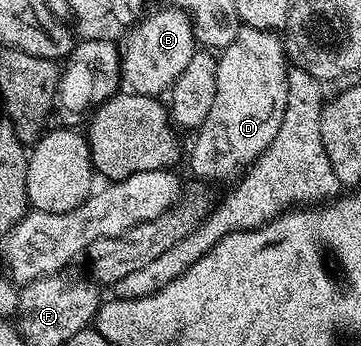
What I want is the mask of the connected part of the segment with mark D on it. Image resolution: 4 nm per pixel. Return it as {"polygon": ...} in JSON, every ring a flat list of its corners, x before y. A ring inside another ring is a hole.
{"polygon":[[241,27,234,42,230,42,230,46,222,50,216,65,218,66,218,90,214,94,214,106,210,106,210,114,206,122,202,122,202,126,195,133,196,141,192,144,192,157,188,160,193,174,201,176,204,180,228,180,231,176,236,178,249,165,255,163,278,134,287,106,290,65,284,54,284,41,276,32]]}

